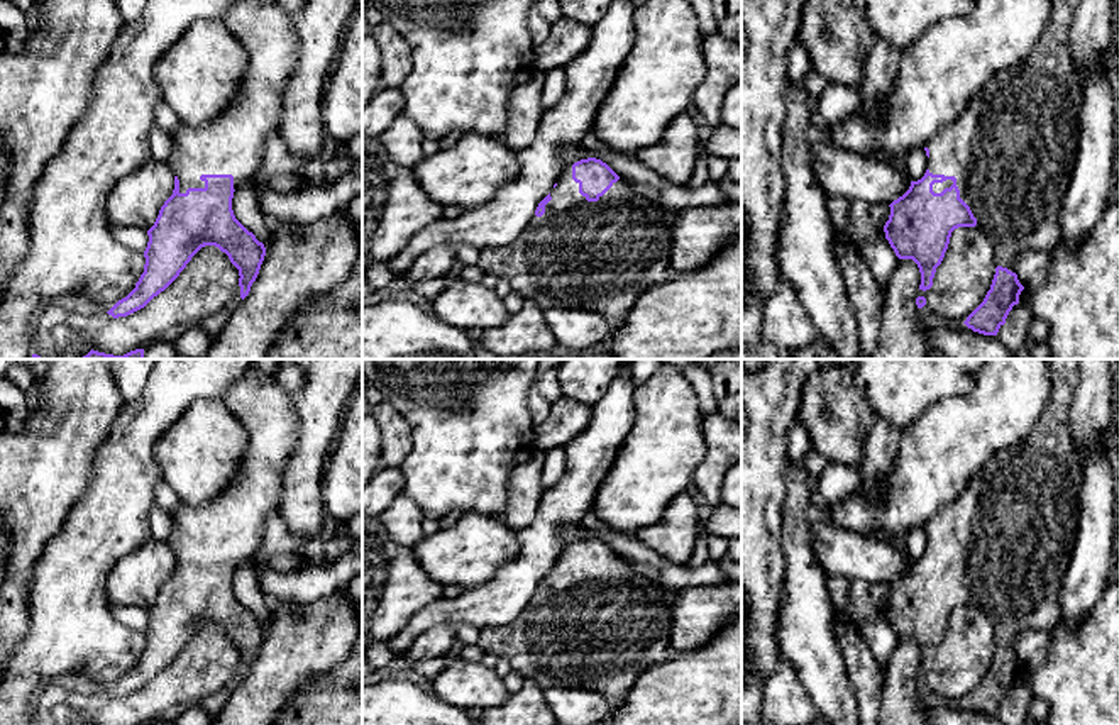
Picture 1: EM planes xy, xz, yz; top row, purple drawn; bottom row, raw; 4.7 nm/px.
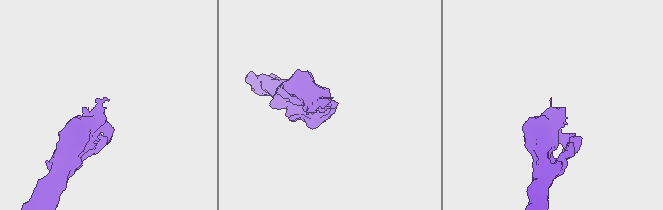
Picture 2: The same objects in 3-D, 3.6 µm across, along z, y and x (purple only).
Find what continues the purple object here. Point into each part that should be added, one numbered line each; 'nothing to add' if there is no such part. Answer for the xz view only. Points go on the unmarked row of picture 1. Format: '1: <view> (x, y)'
1: xz (598, 636)

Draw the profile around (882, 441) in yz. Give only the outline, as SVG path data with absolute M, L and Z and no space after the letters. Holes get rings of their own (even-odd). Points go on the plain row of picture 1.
M874 417L872 429L865 435L865 456L858 468L862 490L874 500L880 500L877 481L885 479L894 466L899 449L901 429L882 417Z

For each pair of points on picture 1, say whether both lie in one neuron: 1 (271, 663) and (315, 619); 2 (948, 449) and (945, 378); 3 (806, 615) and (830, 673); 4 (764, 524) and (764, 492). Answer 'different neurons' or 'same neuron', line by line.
1: same neuron
2: different neurons
3: same neuron
4: same neuron

